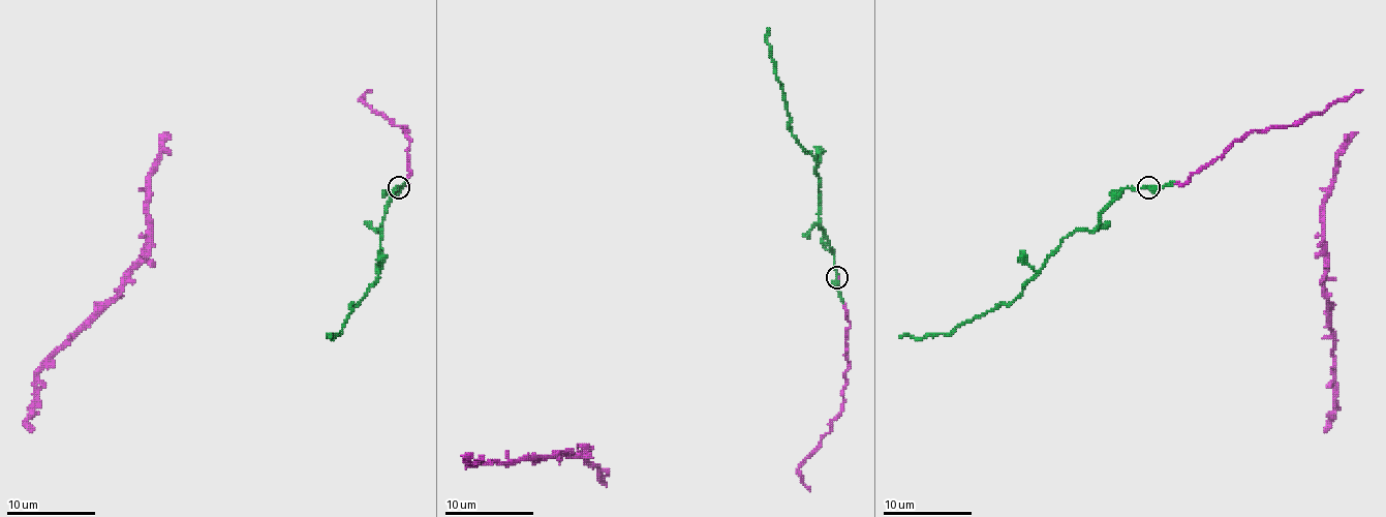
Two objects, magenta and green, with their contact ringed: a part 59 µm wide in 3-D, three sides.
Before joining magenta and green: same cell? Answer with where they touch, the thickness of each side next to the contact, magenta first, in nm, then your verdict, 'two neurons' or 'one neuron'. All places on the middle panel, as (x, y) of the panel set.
place (837, 277); calibres 60 and 340 nm; one neuron

